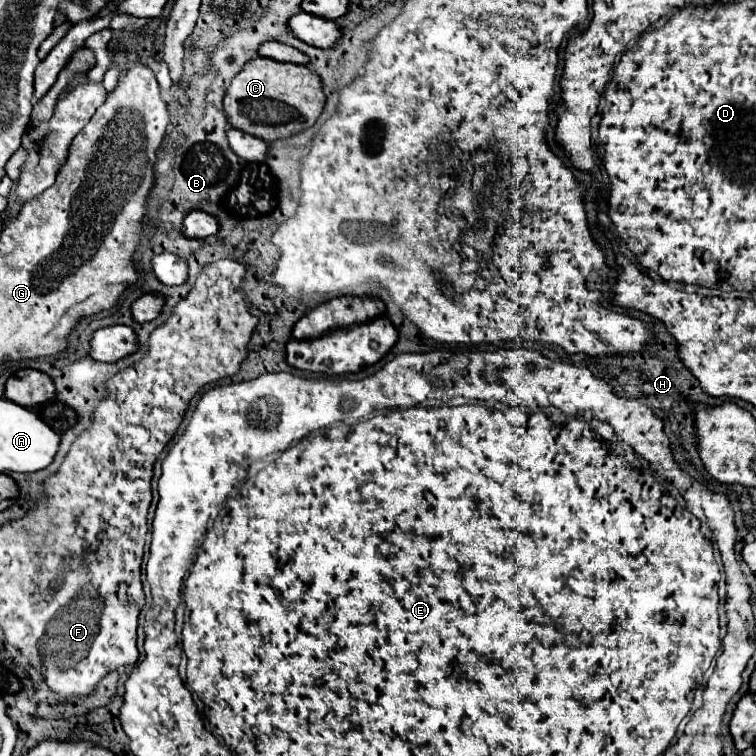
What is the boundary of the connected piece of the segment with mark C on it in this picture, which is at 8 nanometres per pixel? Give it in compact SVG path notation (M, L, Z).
M256 57L250 59L244 69L232 79L224 97L224 113L234 129L260 137L264 141L276 141L312 127L318 121L324 103L326 95L316 71L308 69L306 65Z

